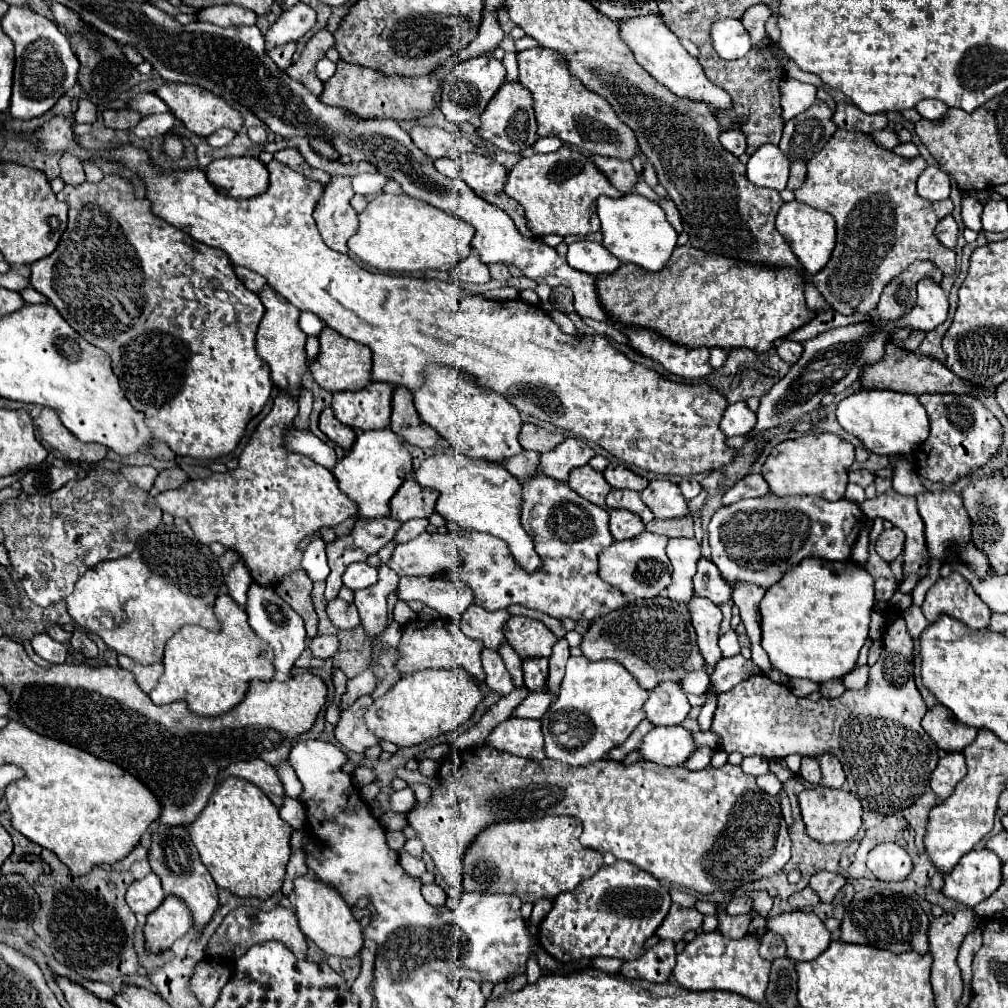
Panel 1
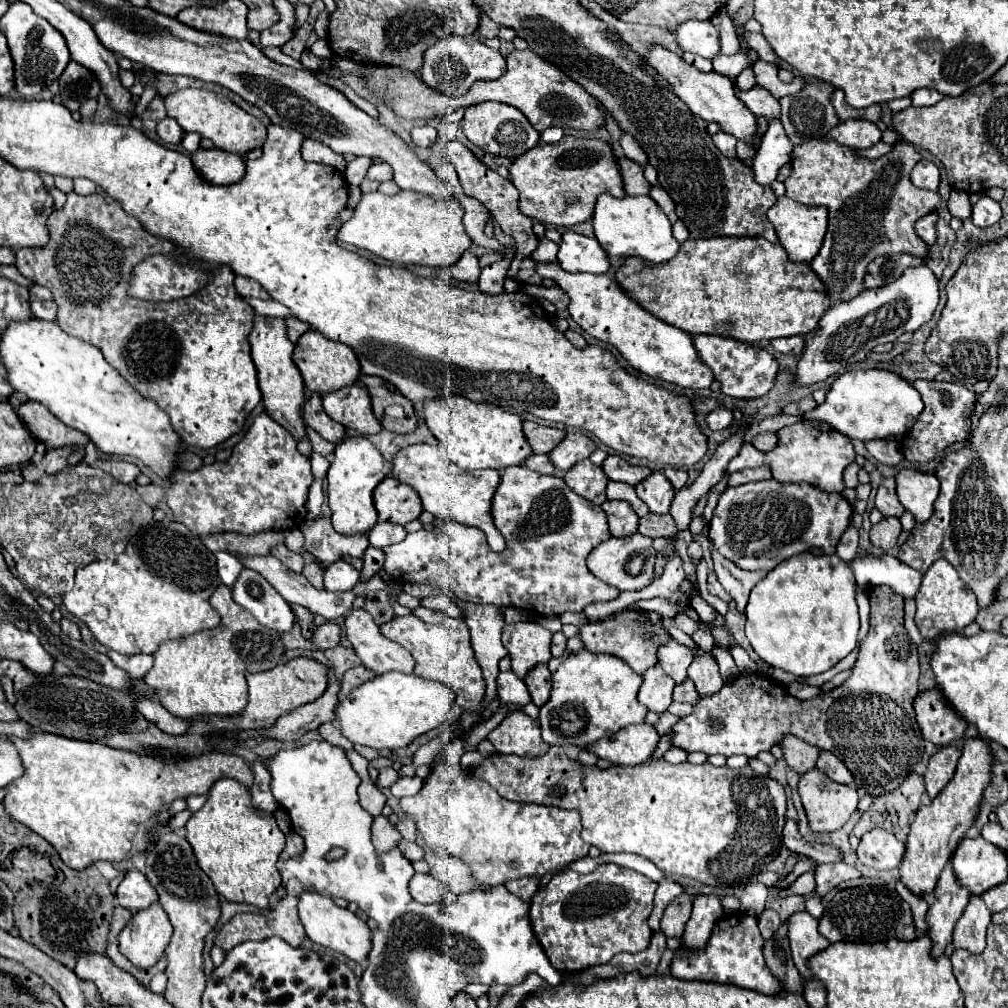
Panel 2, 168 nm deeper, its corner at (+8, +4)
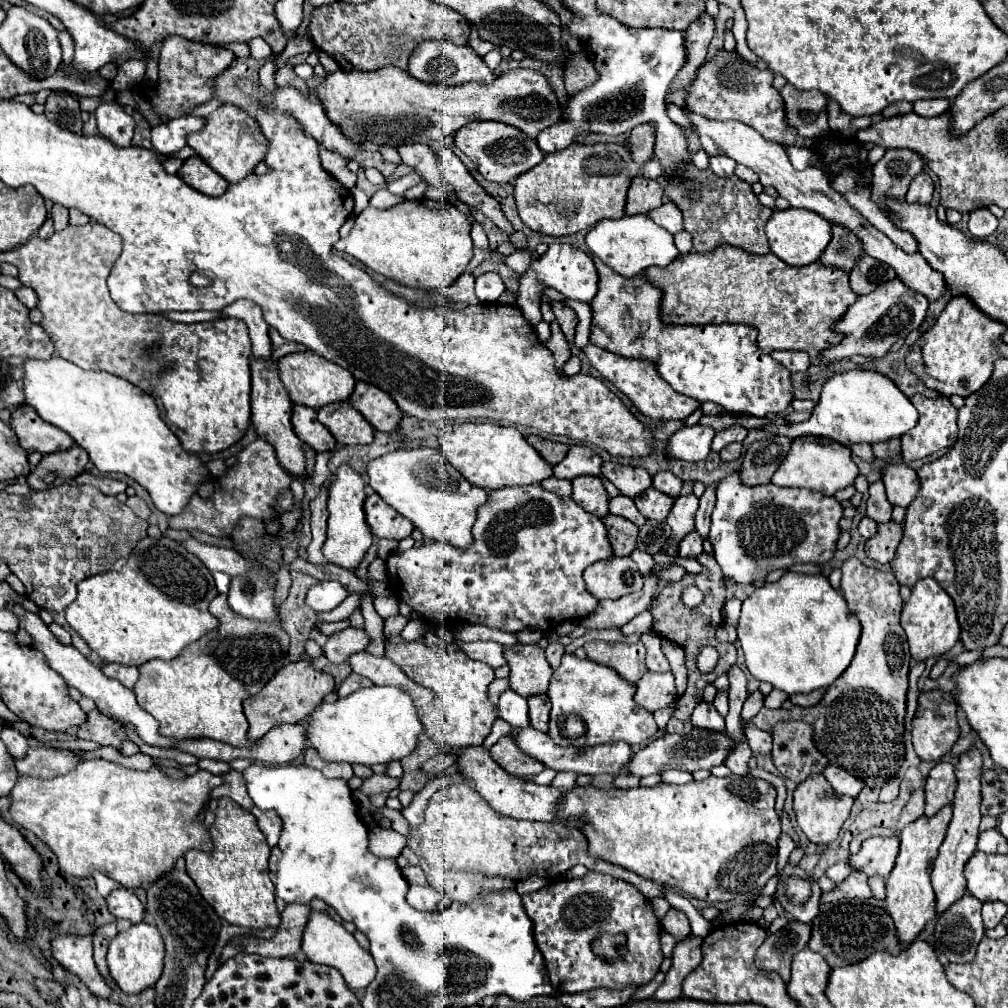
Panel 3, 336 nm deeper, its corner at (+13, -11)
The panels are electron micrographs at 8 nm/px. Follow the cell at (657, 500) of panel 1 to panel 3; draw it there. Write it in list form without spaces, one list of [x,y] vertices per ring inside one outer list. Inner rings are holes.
[[[648,488],[646,492],[642,492],[640,496],[634,498],[634,504],[640,510],[640,514],[646,516],[648,520],[664,522],[674,504],[674,498],[658,492],[656,488]]]

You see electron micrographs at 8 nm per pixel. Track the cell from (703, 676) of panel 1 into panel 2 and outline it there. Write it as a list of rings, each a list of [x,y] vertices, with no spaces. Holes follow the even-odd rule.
[[[675,639],[659,647],[659,665],[665,669],[665,673],[669,673],[675,679],[675,683],[681,683],[687,679],[687,667],[692,661],[691,651],[685,645],[677,643]]]

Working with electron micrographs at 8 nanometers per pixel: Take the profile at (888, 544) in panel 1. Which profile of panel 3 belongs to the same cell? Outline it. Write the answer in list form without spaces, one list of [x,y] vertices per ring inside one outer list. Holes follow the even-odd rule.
[[[886,522],[878,526],[876,536],[872,536],[870,540],[866,540],[866,554],[878,562],[878,564],[888,564],[894,558],[896,546],[900,544],[902,538],[902,526],[896,522]]]

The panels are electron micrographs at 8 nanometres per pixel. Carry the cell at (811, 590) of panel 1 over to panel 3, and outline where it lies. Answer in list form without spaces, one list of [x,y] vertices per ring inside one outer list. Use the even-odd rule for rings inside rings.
[[[786,572],[778,582],[766,582],[742,602],[738,640],[746,656],[746,666],[756,680],[770,682],[788,694],[808,694],[816,688],[828,688],[848,668],[860,640],[860,622],[826,576]]]

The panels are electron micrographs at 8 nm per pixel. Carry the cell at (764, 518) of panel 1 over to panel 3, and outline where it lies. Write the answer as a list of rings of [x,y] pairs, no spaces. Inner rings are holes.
[[[732,474],[716,488],[716,506],[708,540],[722,574],[740,584],[750,584],[754,580],[764,580],[772,570],[790,568],[802,562],[830,562],[836,552],[834,544],[840,534],[840,518],[842,506],[822,492],[778,488],[774,484],[748,488],[740,482],[738,474]]]

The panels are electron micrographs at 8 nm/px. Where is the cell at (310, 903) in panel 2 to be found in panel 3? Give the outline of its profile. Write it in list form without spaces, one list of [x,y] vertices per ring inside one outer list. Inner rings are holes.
[[[314,910],[310,912],[308,924],[306,924],[304,936],[302,936],[302,950],[304,950],[304,954],[308,956],[310,962],[336,968],[344,976],[346,984],[352,990],[366,988],[370,984],[370,980],[376,976],[376,964],[374,964],[370,952],[366,952],[358,944],[358,940],[350,932],[346,932],[346,928],[342,924],[338,924],[336,920],[332,920],[328,914],[314,912]]]

